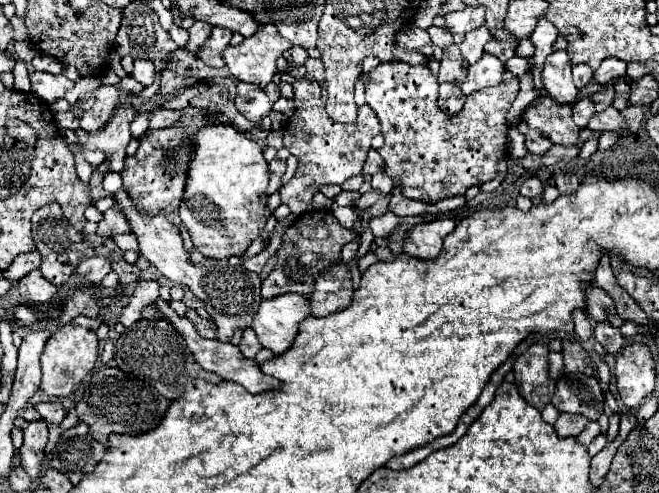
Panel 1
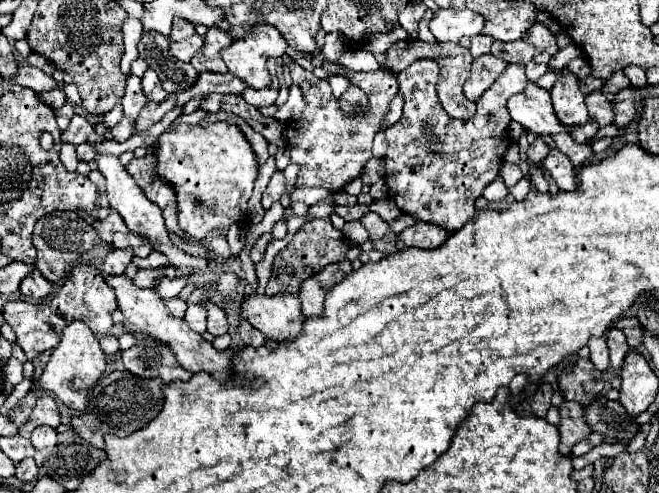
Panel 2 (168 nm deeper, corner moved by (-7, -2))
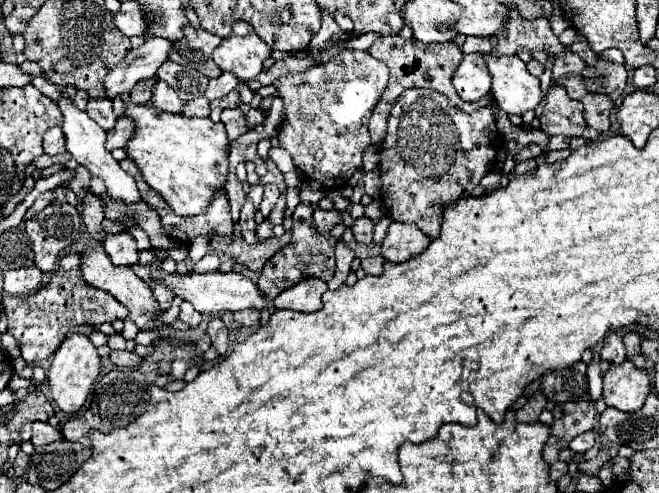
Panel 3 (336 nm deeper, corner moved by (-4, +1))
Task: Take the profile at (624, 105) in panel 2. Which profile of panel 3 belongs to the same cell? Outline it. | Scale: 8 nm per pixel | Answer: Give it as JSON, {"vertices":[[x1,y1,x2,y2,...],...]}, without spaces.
{"vertices":[[588,94,582,98,582,104,584,104,584,118,586,118,586,124,600,130,600,132,606,132,610,130,610,116,614,112,614,102,608,94]]}

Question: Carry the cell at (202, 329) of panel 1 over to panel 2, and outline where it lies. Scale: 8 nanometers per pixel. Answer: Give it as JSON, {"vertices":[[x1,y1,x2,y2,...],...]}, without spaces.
{"vertices":[[187,305,187,313,183,317,187,321,187,325,197,331,197,333,205,333,205,319,207,319,207,309,203,305]]}

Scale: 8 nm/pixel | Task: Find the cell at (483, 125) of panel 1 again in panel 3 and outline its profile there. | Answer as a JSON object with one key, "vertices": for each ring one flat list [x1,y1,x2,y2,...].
{"vertices":[[408,88,398,98,388,118,388,134,380,146,380,178,382,202,392,220,416,224,426,236,438,238,442,214,446,206,454,206,460,198,468,198,480,180,494,168,500,136,496,130,494,106,484,106,474,114,464,114,454,108,442,94,426,88]]}

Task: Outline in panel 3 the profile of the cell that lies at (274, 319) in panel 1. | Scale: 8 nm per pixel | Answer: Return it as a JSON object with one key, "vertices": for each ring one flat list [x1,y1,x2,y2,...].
{"vertices":[[152,270,152,280,156,282,164,282,172,288,172,292,180,298,184,298,186,302,192,302,192,306,200,312,200,314,218,314,218,312,238,312,238,310,266,310,268,308,268,300,266,294,262,294,262,290,258,290,256,282,238,274,238,272,206,272,206,274,196,274,196,272,188,272,184,276,180,274,166,274,160,270]]}

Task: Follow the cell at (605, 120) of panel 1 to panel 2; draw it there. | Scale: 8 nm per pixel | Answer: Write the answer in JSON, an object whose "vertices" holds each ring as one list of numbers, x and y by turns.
{"vertices":[[593,91,585,97,585,105,589,111,589,117,599,123,599,127,605,127,613,121,613,107,611,103,603,97,601,91]]}

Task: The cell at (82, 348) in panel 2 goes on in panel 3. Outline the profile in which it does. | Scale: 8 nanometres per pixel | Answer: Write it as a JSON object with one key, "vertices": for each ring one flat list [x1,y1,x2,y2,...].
{"vertices":[[70,334,54,352,54,360,48,370,48,384,50,384,52,400,58,404,62,412,66,412,68,416,74,416,84,406,90,386,94,384,98,374,100,374,100,356,98,356,96,346,90,342,86,334]]}

